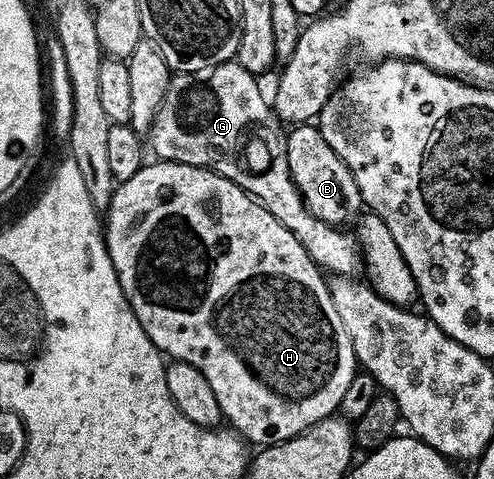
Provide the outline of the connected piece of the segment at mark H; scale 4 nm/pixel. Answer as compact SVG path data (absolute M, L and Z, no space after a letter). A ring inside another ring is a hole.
M166 161L154 162L148 162L137 173L133 173L129 181L116 186L111 203L105 212L107 252L113 261L113 269L117 273L121 289L137 321L141 321L141 329L145 329L149 341L153 341L155 348L168 360L189 361L197 365L201 373L205 373L205 381L209 381L213 394L217 396L217 405L221 405L224 420L248 444L280 443L301 434L317 421L336 414L346 389L356 375L357 362L353 344L349 341L349 334L346 333L334 308L328 280L319 264L311 260L309 253L303 248L301 241L297 241L291 230L281 225L281 221L277 221L277 217L273 217L273 213L269 213L259 200L251 198L233 181L221 177L216 171L206 171L203 167Z

